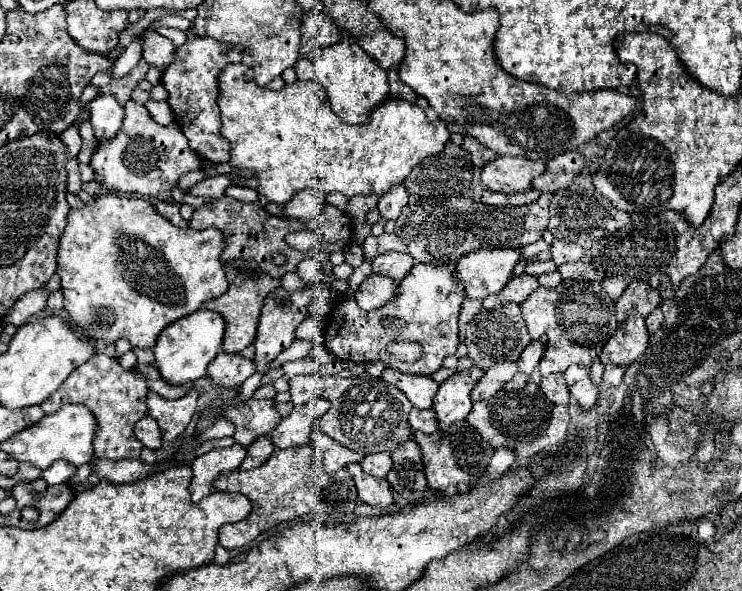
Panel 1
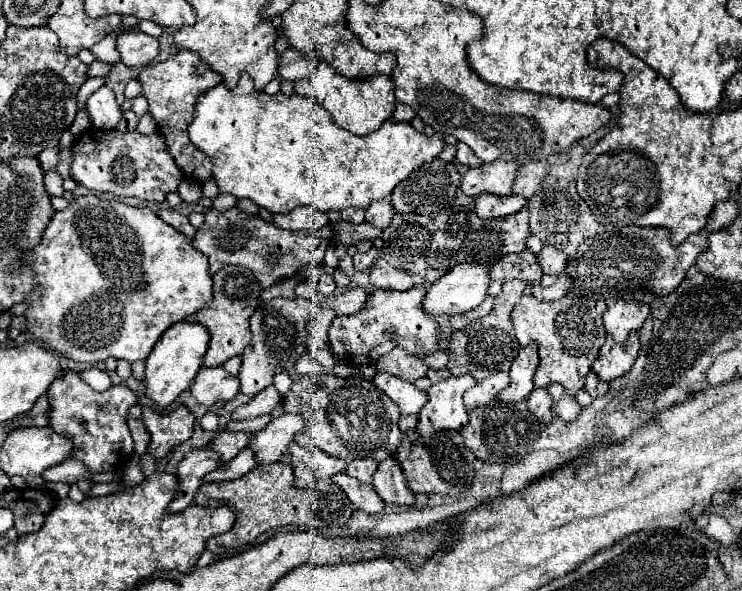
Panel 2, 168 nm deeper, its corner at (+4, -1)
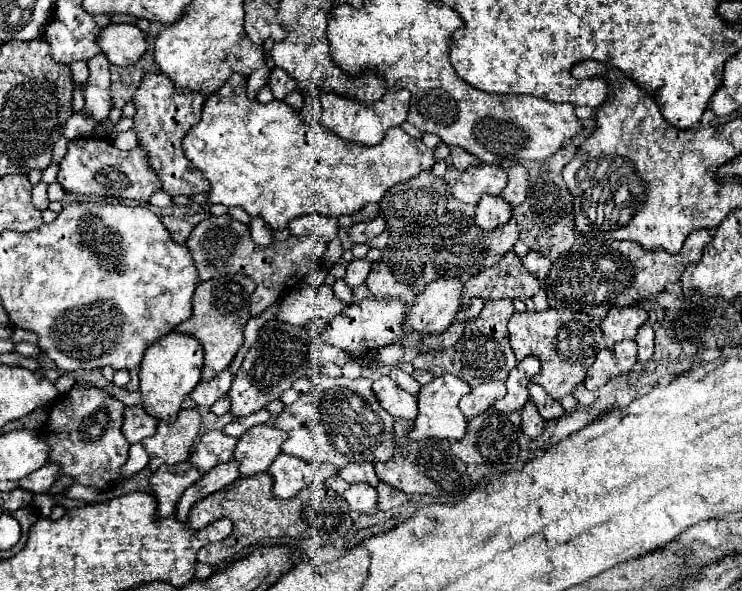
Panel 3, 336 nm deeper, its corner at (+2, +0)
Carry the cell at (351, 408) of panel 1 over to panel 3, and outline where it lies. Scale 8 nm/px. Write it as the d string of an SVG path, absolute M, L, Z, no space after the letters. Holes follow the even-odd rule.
M320 375L308 393L284 407L276 421L278 429L288 431L288 439L282 443L284 453L316 465L332 463L340 469L348 463L390 461L396 449L392 425L394 417L380 405L378 397L372 395L372 379L332 379L326 375Z

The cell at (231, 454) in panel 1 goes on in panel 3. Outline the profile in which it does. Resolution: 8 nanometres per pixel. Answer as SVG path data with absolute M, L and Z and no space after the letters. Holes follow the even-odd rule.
M190 461L178 465L162 465L156 473L152 473L152 493L158 499L158 517L174 517L178 499L182 497L184 489L198 481L202 473Z

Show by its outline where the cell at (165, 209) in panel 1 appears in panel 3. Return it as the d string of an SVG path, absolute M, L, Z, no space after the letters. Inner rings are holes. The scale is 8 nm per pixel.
M166 215L166 217L162 217L162 223L170 231L170 235L172 235L172 239L176 243L184 243L188 239L188 235L192 233L192 223L188 223L186 219L180 219L180 217L174 217L174 215Z

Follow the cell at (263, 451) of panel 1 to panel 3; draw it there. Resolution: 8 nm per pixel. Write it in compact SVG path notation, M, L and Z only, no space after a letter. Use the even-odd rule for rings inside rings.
M232 459L228 463L222 463L222 465L216 465L214 469L210 469L208 473L204 473L200 477L200 481L196 481L194 485L190 485L180 501L178 501L178 511L176 511L176 519L180 521L186 521L188 519L188 511L190 507L200 499L200 497L206 497L214 491L220 491L224 487L228 487L236 477L240 475L238 471L238 463Z

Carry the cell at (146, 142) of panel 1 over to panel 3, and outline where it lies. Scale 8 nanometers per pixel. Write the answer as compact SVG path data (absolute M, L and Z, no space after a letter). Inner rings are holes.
M82 137L68 143L66 157L60 161L58 183L70 193L136 199L142 203L148 203L152 193L160 191L160 179L148 165L148 153L144 153L142 147L136 147L134 151L120 151L110 141L96 137Z

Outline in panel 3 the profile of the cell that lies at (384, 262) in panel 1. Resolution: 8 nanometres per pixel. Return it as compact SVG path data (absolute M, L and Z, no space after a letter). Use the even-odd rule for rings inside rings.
M384 261L372 263L366 287L374 297L396 297L408 301L408 305L412 305L416 299L416 289L412 289L412 285L404 285L402 281L398 281L398 277L394 277L392 269L388 269Z

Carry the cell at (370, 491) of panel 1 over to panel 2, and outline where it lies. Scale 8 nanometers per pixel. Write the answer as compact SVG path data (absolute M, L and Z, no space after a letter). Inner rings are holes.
M346 472L336 474L330 478L336 486L340 486L344 490L344 494L348 496L348 500L354 504L356 510L364 510L368 514L380 514L384 508L384 502L378 498L376 490L372 488L372 484L364 484L358 482L356 478L350 478Z

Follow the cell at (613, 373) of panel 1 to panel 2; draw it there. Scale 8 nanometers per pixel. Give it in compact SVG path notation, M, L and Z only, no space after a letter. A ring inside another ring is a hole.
M590 372L590 374L586 376L584 388L588 390L588 394L590 394L592 398L598 398L598 396L602 396L602 394L608 390L608 384L606 384L606 382L598 382L598 380L594 378L594 374Z

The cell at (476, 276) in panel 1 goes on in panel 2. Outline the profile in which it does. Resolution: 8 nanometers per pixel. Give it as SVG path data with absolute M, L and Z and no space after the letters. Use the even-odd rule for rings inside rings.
M458 264L454 270L438 278L426 292L422 308L428 316L456 316L476 308L484 298L490 284L486 274L488 266Z

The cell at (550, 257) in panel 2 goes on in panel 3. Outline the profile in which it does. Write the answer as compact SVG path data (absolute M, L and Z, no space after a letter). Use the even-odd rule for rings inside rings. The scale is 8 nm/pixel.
M528 251L528 257L522 257L522 265L540 281L544 281L552 269L552 261L538 251Z

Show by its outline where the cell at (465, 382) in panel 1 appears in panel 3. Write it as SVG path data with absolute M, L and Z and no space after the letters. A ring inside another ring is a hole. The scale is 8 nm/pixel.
M442 375L424 385L418 393L418 417L414 421L414 429L410 431L410 441L422 441L428 437L434 439L462 439L466 433L466 417L460 413L458 401L462 395L470 393L470 385L454 375Z

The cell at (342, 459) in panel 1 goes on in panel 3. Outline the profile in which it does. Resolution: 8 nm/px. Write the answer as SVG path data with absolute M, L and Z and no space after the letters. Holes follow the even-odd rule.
M280 453L268 471L274 477L274 495L280 499L290 499L300 489L312 483L324 483L326 479L338 475L338 469L334 465L314 465L286 453Z

